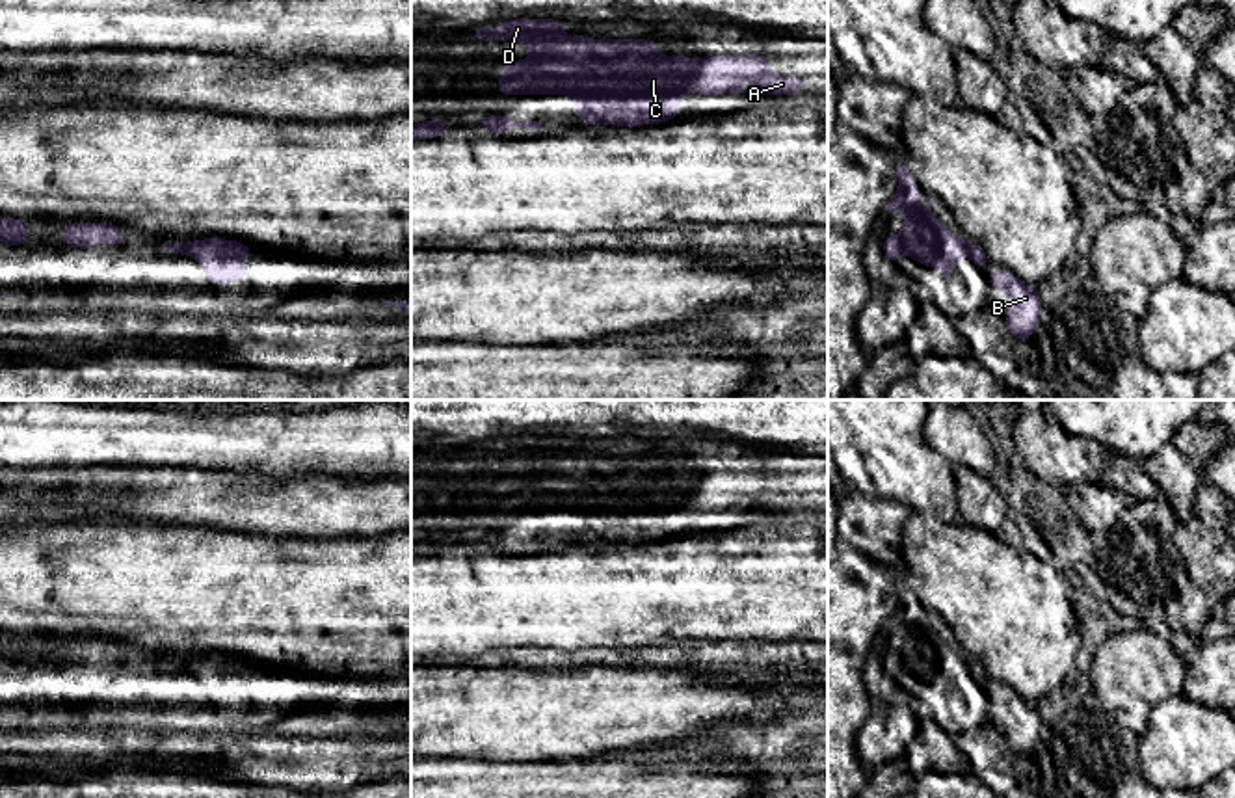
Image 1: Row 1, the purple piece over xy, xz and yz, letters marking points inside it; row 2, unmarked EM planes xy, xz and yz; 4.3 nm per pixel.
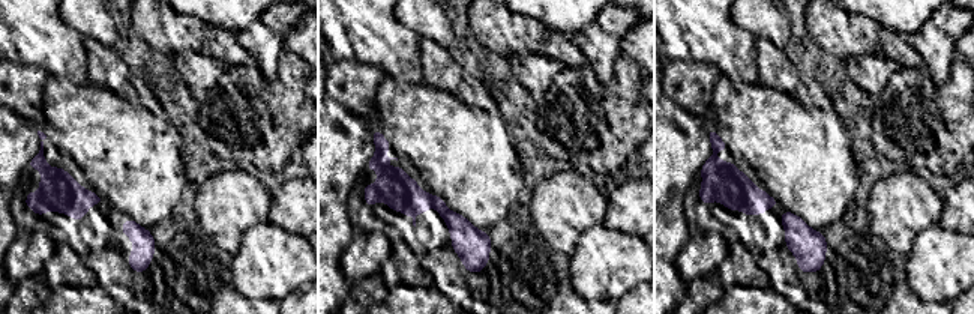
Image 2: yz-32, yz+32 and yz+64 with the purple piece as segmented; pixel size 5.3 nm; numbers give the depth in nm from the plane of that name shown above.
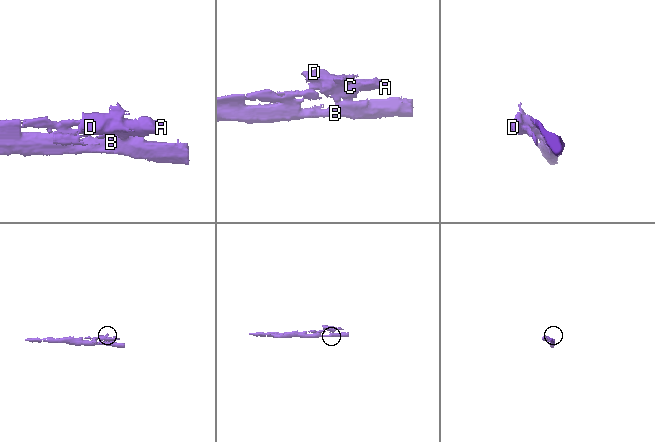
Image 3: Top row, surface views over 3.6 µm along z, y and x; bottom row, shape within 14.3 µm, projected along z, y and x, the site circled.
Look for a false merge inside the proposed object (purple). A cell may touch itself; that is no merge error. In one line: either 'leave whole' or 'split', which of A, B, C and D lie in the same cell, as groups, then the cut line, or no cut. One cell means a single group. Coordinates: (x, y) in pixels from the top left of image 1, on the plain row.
split; groups A C D / B; cut yz (968, 659), (969, 668)

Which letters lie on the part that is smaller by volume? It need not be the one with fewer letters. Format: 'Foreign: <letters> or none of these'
Foreign: A, C, D

